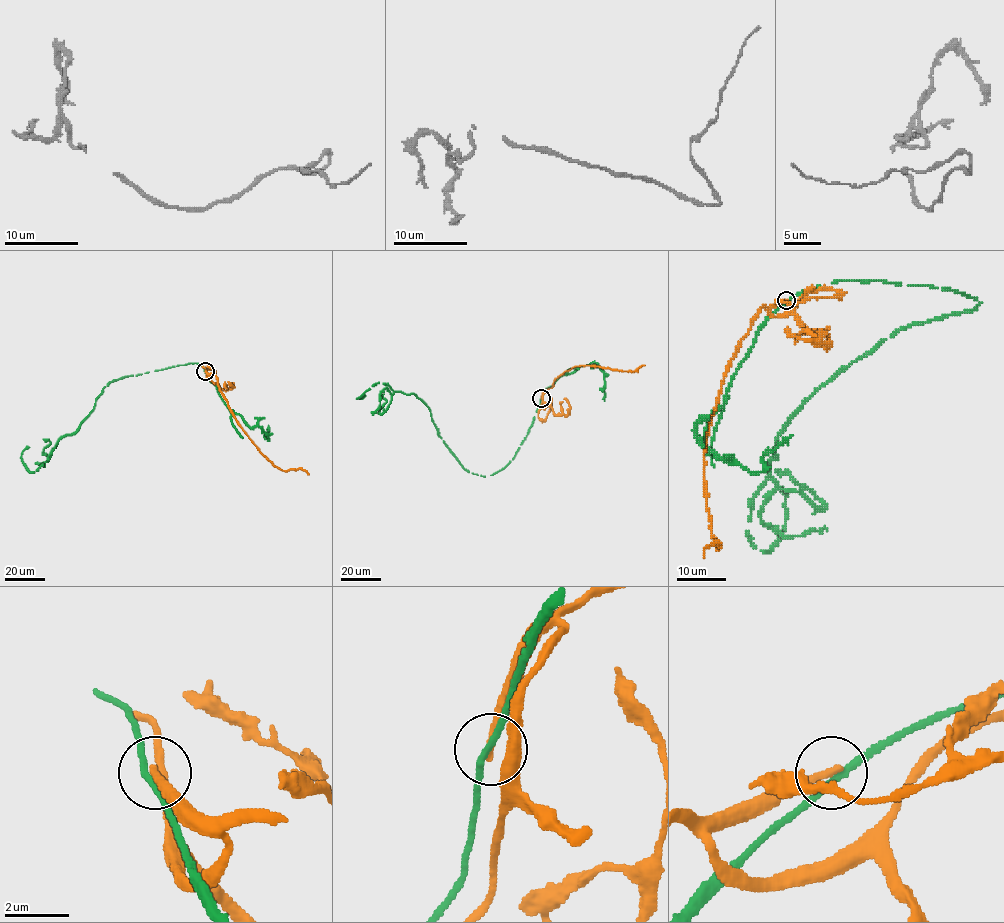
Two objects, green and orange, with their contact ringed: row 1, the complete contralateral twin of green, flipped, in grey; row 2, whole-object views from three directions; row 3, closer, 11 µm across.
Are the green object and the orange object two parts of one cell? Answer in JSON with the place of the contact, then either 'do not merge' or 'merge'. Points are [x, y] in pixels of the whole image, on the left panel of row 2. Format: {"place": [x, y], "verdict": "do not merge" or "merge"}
{"place": [205, 371], "verdict": "do not merge"}

